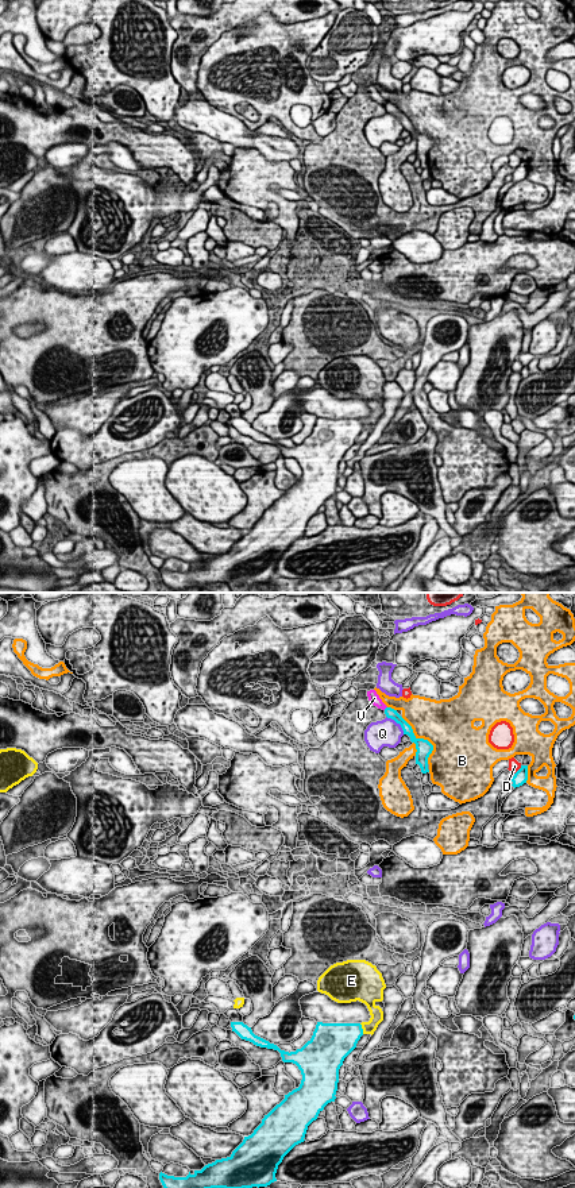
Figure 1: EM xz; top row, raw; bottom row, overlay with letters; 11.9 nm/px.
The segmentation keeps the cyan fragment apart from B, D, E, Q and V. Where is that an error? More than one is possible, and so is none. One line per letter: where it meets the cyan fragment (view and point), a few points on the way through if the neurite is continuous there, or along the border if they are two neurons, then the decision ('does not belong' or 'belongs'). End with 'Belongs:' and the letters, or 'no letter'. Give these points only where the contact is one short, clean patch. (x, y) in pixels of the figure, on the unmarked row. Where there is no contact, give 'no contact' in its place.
B: meets cyan in xz at (423, 134); does not belong
D: meets cyan in xz at (518, 165); does not belong
E: meets cyan in xz at (362, 424); does not belong
Q: meets cyan in xz at (397, 118); does not belong
V: no contact; does not belong
Belongs: no letter

